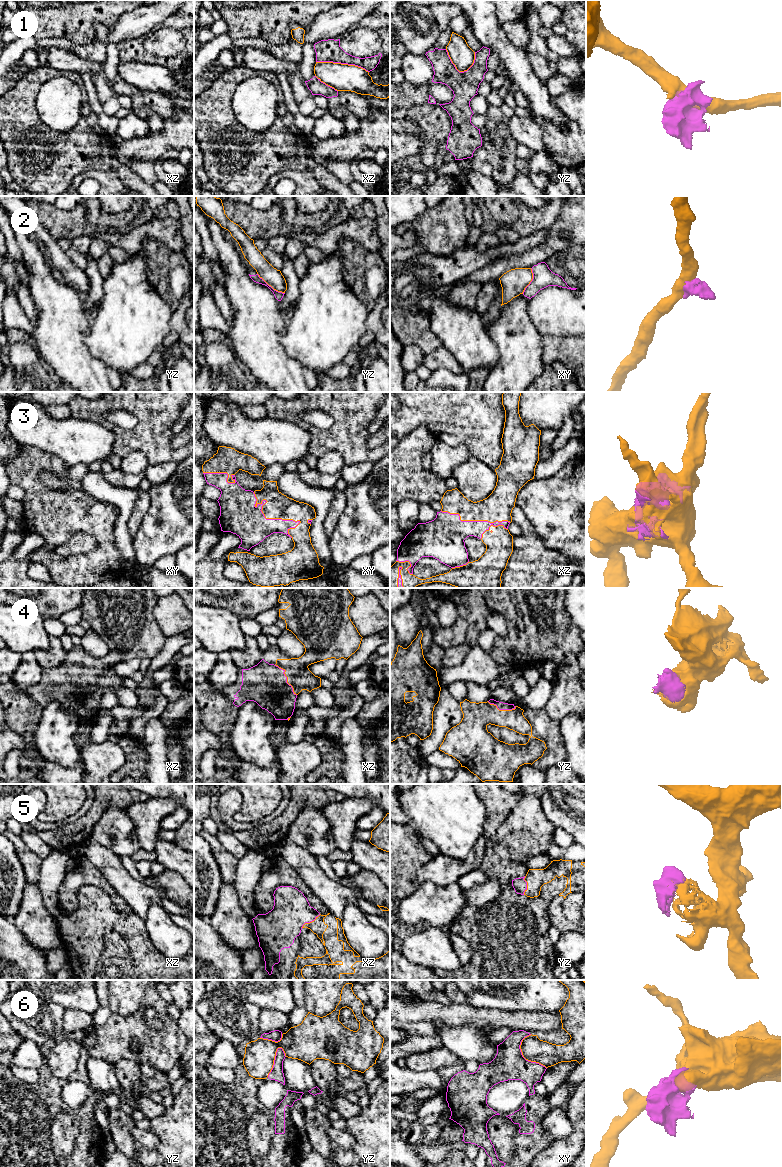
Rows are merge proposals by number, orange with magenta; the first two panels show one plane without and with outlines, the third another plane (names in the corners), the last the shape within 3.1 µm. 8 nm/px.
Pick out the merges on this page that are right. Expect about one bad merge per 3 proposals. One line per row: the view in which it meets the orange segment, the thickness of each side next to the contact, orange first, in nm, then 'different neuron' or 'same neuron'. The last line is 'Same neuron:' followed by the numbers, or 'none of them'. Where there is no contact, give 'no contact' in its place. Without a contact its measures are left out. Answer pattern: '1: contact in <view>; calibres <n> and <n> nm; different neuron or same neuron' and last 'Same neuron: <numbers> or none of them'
1: contact in xz; calibres 220 and 180 nm; different neuron
2: contact in yz; calibres 140 and 60 nm; different neuron
3: contact in xz; calibres 240 and 300 nm; same neuron
4: contact in xz; calibres 200 and 340 nm; same neuron
5: contact in xz; calibres 120 and 300 nm; same neuron
6: contact in xy; calibres 200 and 260 nm; different neuron
Same neuron: 3, 4, 5

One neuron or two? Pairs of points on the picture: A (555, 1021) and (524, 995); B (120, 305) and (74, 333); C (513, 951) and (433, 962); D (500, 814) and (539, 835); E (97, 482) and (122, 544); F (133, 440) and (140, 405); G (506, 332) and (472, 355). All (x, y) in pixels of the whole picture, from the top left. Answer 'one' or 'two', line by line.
A: two
B: two
C: two
D: two
E: one
F: one
G: two

